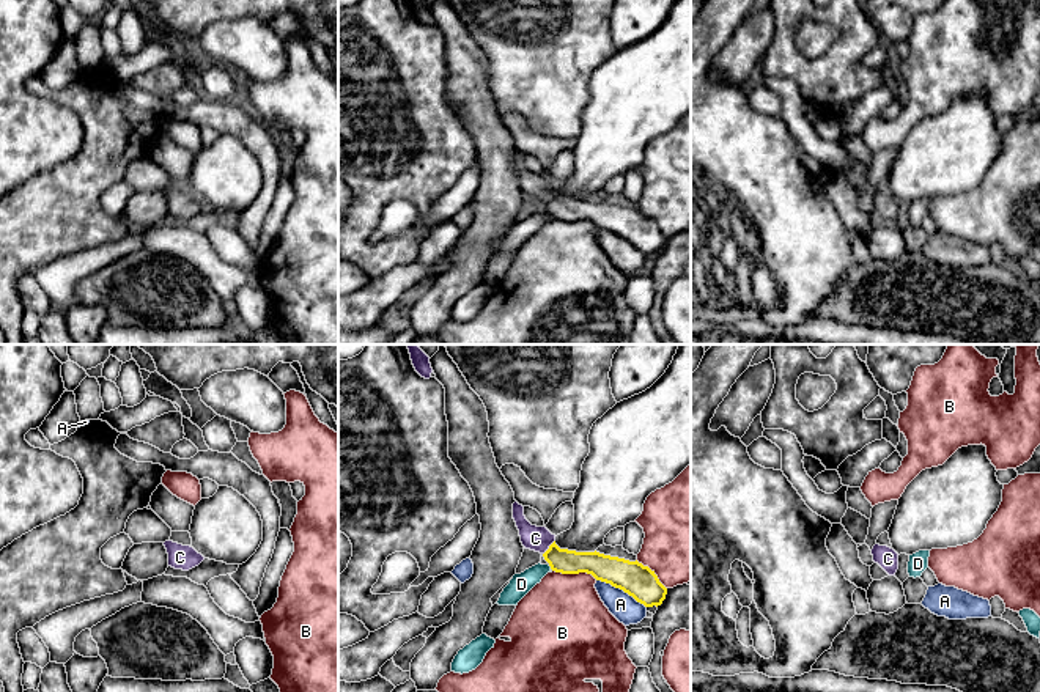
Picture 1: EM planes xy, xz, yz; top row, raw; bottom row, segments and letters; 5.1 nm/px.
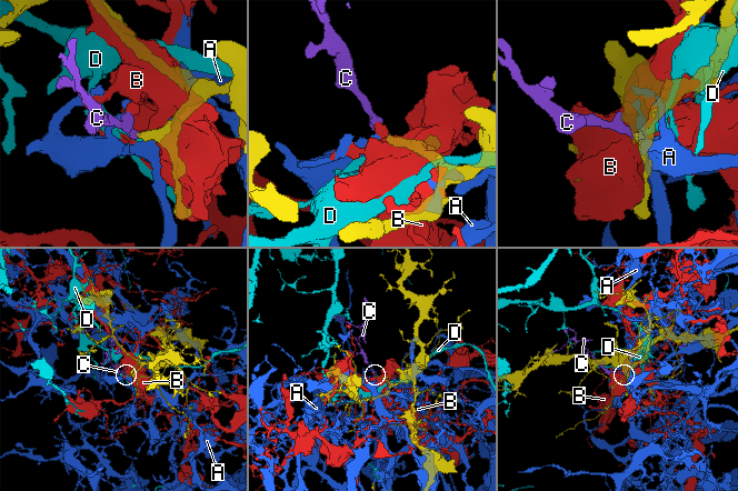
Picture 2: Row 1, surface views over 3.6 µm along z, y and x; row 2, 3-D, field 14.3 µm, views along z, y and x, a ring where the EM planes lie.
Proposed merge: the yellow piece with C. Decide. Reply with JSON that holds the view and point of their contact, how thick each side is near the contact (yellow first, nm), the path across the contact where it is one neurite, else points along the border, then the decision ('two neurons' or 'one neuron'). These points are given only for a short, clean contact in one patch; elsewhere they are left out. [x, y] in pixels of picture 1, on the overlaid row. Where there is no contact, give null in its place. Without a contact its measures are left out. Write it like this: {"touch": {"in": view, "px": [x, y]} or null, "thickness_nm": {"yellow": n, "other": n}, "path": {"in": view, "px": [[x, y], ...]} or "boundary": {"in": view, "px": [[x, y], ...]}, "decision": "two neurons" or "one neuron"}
{"touch": {"in": "xz", "px": [549, 548]}, "thickness_nm": {"yellow": 130, "other": 130}, "path": {"in": "xz", "px": [[560, 560], [549, 548], [535, 538]]}, "decision": "one neuron"}

